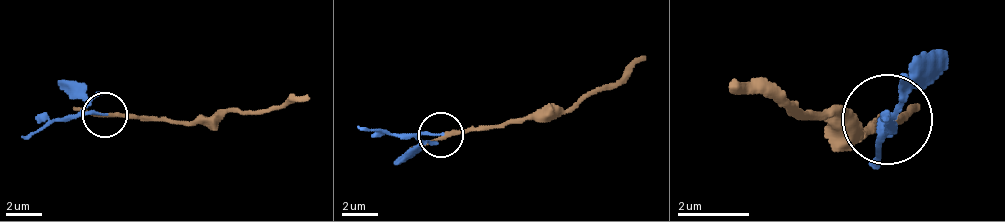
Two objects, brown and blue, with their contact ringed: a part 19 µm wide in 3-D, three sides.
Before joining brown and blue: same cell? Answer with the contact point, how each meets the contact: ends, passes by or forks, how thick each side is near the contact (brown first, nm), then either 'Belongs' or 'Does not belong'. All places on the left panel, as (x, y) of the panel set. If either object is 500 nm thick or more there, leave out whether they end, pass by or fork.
Place: (105, 114). At the ring brown passes by. At the ring blue ends. Thickness 200 nm (brown) against 160 nm. Does not belong

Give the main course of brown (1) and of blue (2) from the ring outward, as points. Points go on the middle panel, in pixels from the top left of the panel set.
1: (442, 138), (554, 115), (563, 106), (613, 88), (644, 57)
2: (442, 133), (383, 133), (356, 124)

